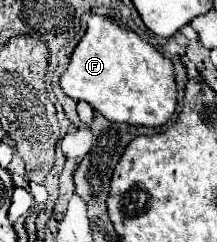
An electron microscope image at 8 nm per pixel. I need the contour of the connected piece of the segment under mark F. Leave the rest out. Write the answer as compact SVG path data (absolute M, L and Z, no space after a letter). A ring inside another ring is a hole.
M105 16L89 18L87 32L75 46L59 84L69 98L89 102L111 122L157 128L173 118L177 106L173 62L161 56L133 30L121 28L115 20Z

